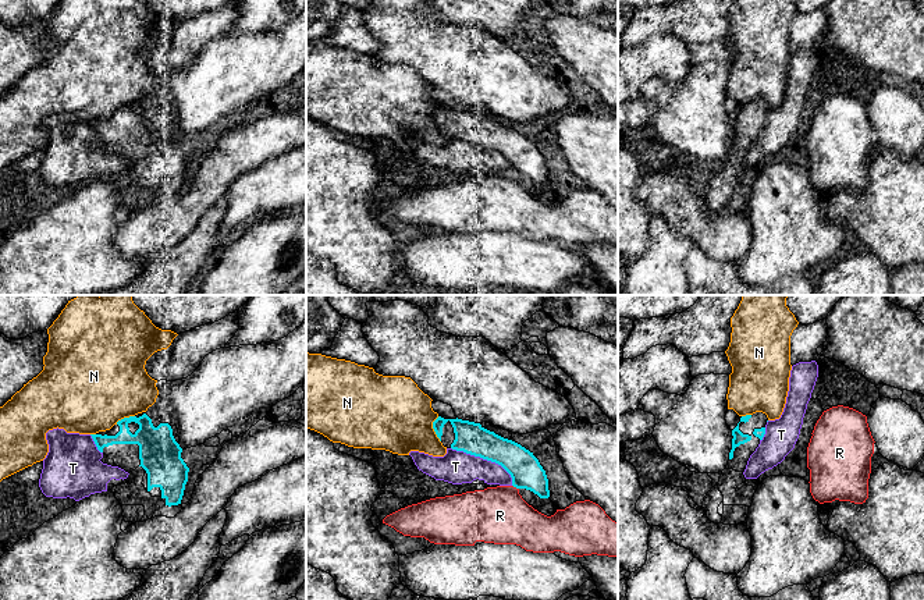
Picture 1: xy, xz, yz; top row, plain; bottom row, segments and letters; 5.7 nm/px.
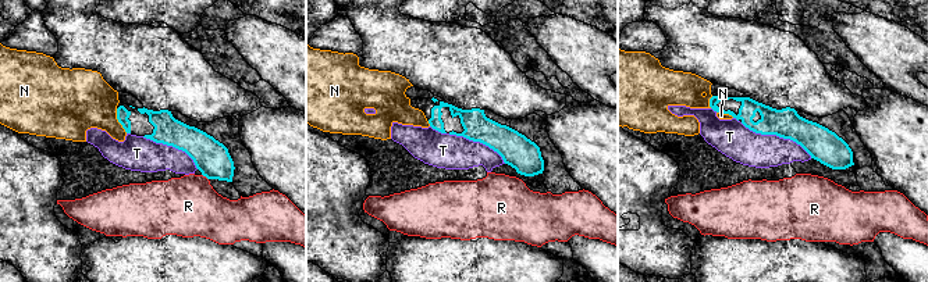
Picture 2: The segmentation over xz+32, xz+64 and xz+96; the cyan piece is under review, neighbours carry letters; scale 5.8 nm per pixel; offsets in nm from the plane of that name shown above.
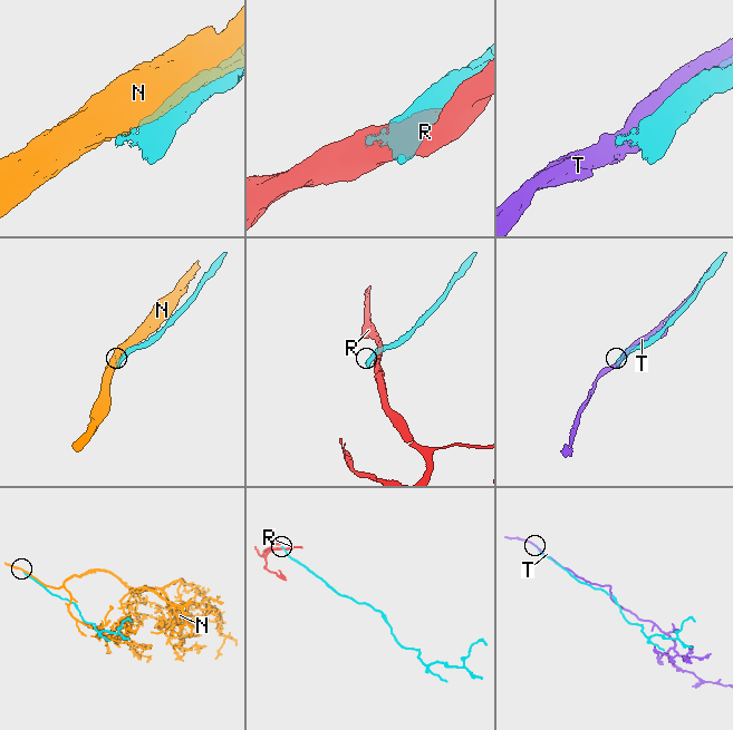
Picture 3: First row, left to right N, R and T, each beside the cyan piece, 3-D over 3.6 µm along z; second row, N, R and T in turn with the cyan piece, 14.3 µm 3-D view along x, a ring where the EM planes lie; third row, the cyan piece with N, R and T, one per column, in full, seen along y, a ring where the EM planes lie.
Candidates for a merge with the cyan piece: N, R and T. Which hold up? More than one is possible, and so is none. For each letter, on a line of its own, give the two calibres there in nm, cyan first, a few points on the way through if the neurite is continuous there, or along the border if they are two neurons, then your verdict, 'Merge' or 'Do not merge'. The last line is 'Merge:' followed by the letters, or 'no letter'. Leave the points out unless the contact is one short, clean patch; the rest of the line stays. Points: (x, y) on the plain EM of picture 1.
N: Thickness 180 nm (cyan) against 420 nm. Do not merge
R: Thickness 190 nm (cyan) against 320 nm. Boundary: xz (512, 173), (518, 177). Do not merge
T: Thickness 190 nm (cyan) against 190 nm. Do not merge
Merge: no letter

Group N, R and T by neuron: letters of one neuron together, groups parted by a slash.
N / R / T

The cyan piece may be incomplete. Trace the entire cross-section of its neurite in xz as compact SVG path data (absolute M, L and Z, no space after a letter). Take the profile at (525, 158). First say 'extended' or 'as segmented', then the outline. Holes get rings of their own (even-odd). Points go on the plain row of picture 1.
extended; M438 104L433 117L444 135L501 153L512 166L512 174L548 187L548 167L539 148L520 132L484 117L480 111Z

